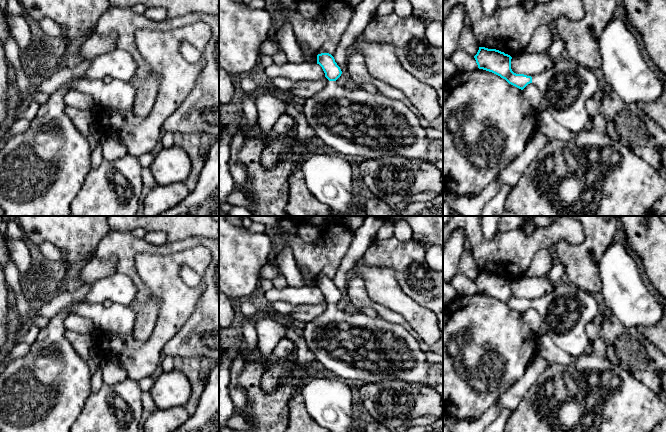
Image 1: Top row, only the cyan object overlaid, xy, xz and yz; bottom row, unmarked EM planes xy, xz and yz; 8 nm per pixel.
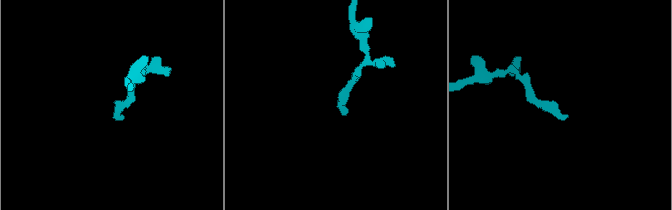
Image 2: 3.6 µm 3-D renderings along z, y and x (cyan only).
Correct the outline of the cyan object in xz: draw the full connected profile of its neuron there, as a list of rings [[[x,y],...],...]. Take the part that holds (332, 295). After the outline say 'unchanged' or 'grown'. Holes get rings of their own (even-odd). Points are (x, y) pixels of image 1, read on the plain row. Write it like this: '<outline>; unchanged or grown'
[[[329,277],[317,279],[319,288],[328,303],[326,310],[314,320],[305,323],[299,332],[306,346],[336,377],[358,379],[365,384],[387,380],[405,381],[424,385],[433,363],[427,360],[420,342],[401,325],[370,317],[363,312],[349,315],[335,305],[342,295]]]; grown

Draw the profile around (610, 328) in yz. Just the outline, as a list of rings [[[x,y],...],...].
[[[614,317],[602,320],[599,337],[606,343],[607,357],[612,363],[626,369],[639,382],[659,394],[661,391],[661,377],[666,376],[666,356],[654,344],[639,330],[622,328]]]

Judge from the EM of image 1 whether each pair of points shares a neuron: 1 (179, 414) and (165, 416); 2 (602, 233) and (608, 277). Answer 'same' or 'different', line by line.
1: same
2: different

